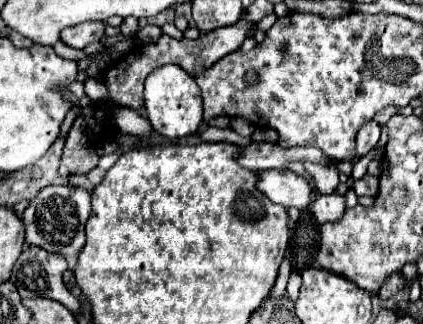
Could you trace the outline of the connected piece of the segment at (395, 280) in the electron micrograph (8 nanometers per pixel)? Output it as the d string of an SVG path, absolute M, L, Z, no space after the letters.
M393 274L393 276L389 276L389 280L383 284L383 288L381 288L381 292L379 292L379 298L381 300L387 300L387 298L391 298L391 296L395 296L399 290L403 290L405 288L405 278L401 276L401 274Z

